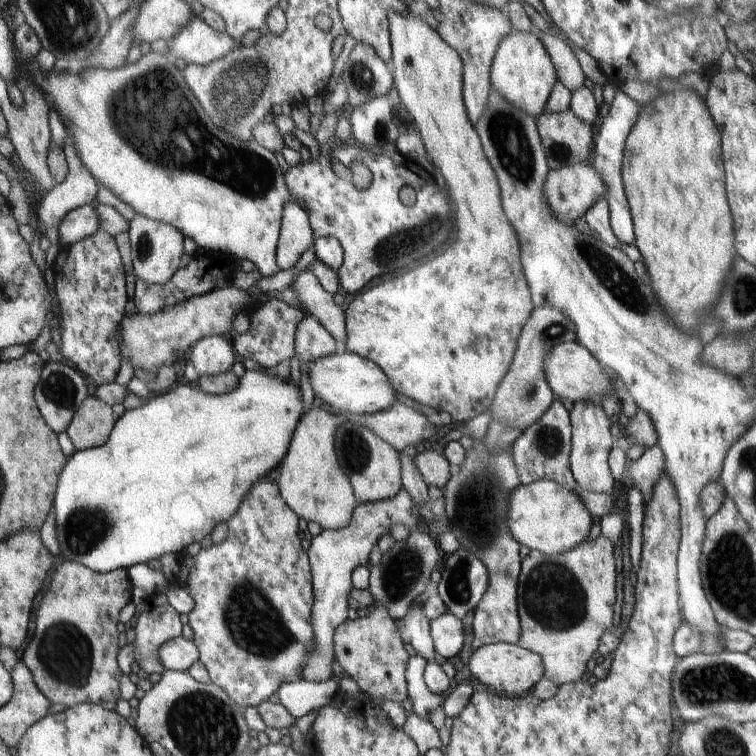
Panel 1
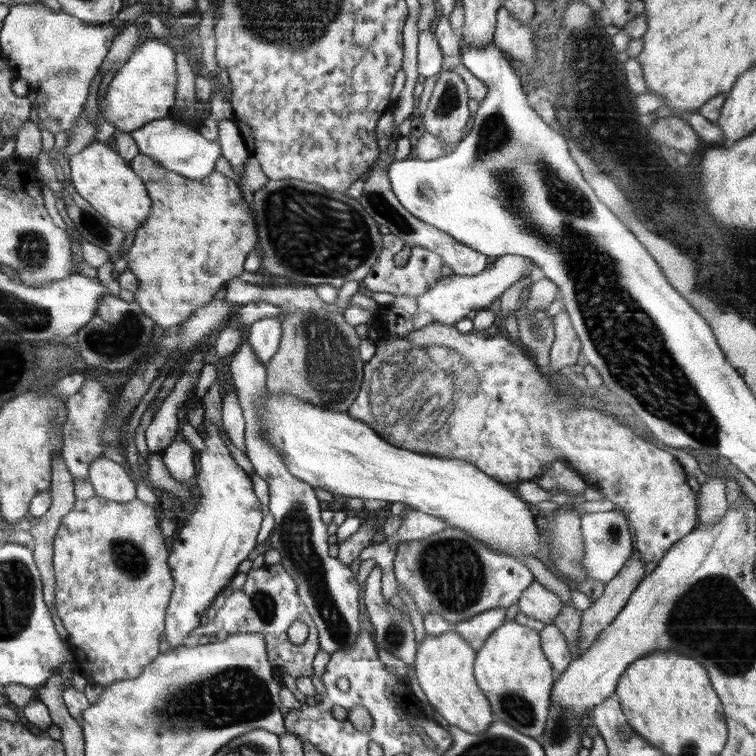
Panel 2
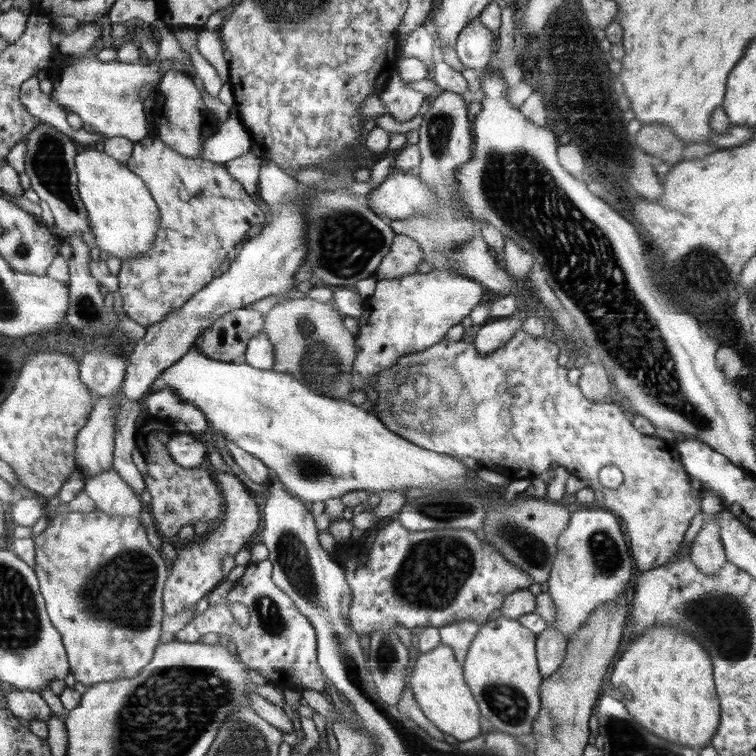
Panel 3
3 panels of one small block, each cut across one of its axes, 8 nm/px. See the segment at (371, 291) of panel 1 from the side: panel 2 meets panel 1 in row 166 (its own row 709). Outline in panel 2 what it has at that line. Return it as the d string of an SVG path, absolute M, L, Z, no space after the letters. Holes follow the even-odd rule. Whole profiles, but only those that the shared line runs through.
M456 630L439 635L426 635L417 646L415 668L421 690L426 694L429 704L439 712L451 728L458 727L477 735L485 730L495 719L486 695L480 690L474 676L476 651Z

